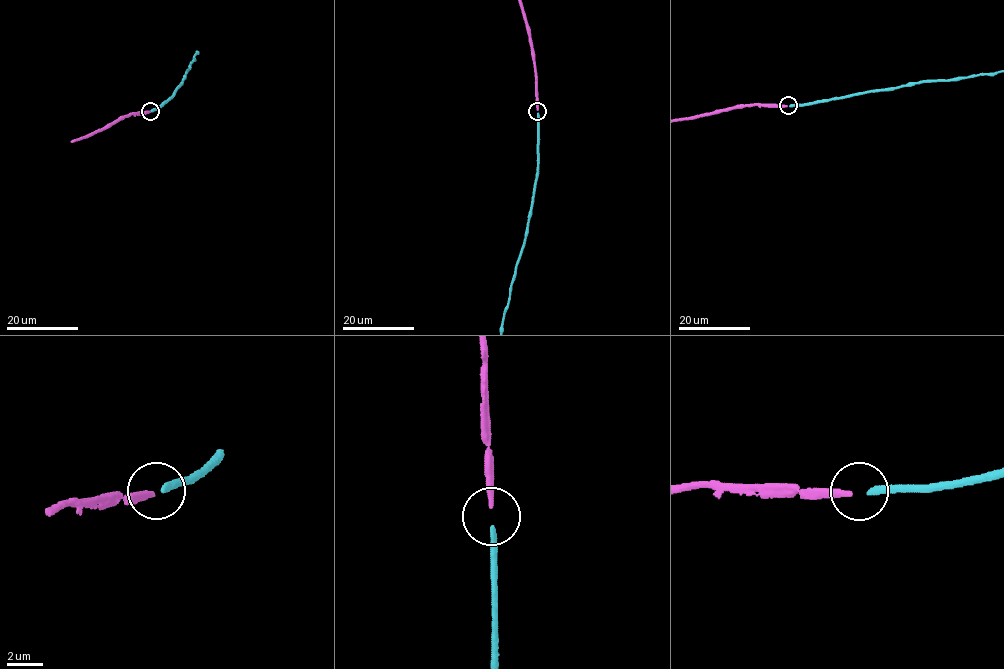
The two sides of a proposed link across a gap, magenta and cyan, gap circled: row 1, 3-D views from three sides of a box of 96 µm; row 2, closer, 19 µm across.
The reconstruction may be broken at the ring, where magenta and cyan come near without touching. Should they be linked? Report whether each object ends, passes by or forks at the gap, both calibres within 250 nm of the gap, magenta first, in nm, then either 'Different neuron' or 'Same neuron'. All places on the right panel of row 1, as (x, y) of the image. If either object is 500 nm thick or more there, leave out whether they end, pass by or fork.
At the ring magenta ends. At the ring cyan ends. Thickness 320 nm (magenta) against 320 nm. Same neuron

